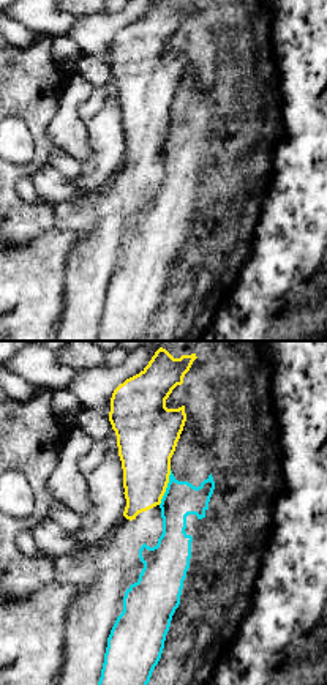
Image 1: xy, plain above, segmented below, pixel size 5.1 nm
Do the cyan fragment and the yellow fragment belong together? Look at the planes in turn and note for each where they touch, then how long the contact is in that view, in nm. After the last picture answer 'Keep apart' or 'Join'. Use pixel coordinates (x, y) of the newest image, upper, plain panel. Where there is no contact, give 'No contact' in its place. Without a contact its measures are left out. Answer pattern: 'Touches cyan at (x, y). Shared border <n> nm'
Touches cyan at (166, 134). Shared border 190 nm

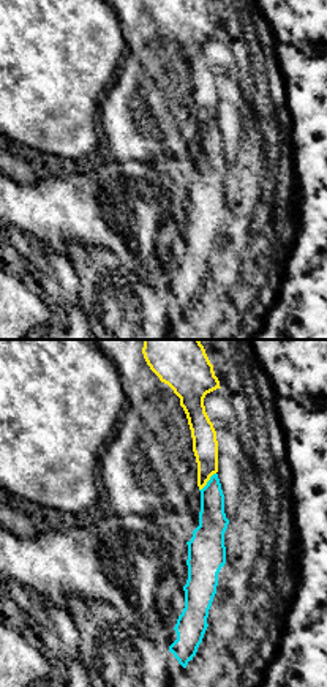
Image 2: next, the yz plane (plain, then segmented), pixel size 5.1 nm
Touches cyan at (207, 128). Shared border 130 nm

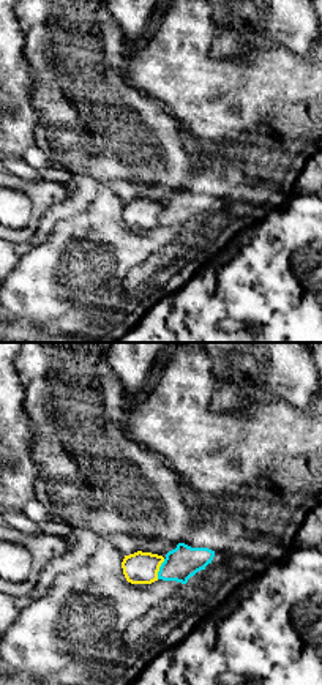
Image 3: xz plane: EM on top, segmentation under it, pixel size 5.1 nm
Touches cyan at (160, 215). Shared border 110 nm

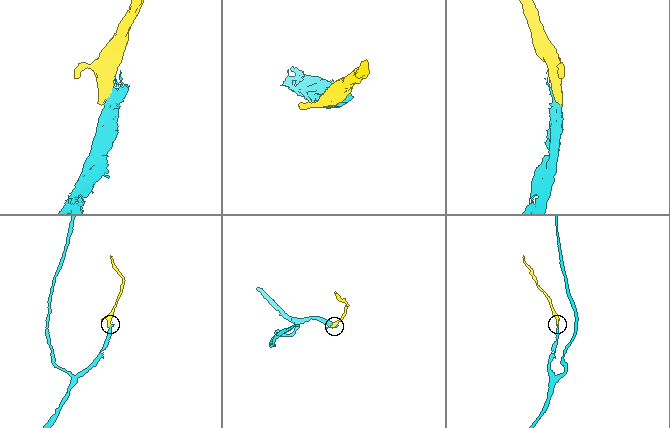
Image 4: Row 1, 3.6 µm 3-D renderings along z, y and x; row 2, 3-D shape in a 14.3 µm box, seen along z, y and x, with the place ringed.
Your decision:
Keep apart

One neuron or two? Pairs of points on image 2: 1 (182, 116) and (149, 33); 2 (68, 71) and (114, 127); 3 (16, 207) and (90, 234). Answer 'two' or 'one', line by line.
1: one
2: two
3: one

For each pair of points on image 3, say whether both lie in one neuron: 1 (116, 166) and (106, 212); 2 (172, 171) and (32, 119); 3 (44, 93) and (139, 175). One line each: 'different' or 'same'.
1: different
2: different
3: different

